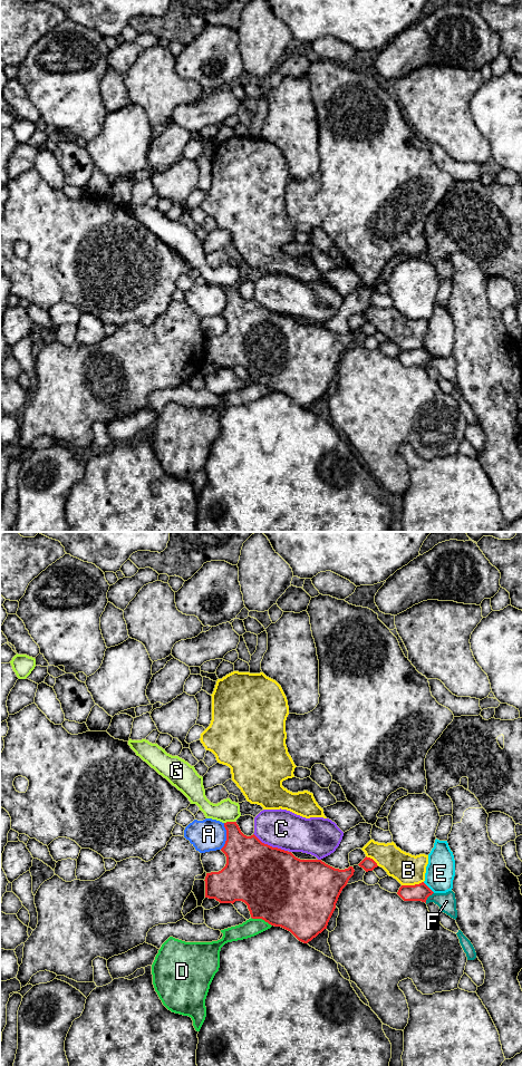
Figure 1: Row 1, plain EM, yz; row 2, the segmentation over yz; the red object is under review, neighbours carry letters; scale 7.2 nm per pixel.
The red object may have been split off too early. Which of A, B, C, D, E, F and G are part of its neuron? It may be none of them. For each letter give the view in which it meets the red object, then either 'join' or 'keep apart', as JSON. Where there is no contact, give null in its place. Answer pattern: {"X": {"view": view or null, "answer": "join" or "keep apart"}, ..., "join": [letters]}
{"A": {"view": "yz", "answer": "keep apart"}, "B": {"view": "yz", "answer": "keep apart"}, "C": {"view": "yz", "answer": "keep apart"}, "D": {"view": "yz", "answer": "keep apart"}, "E": {"view": "yz", "answer": "keep apart"}, "F": {"view": "yz", "answer": "keep apart"}, "G": {"view": "yz", "answer": "keep apart"}, "join": []}

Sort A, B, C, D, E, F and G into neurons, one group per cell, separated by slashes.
A / B / C G / D / E / F

